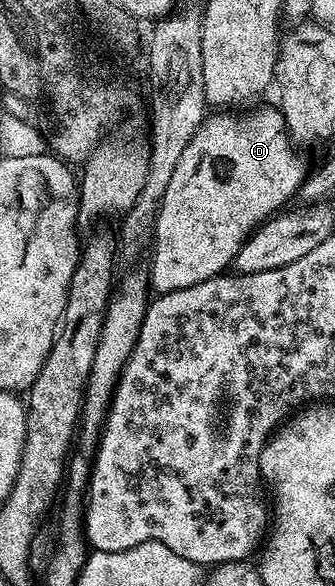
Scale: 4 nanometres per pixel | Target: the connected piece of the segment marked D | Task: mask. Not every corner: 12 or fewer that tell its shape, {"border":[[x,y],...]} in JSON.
{"border":[[277,107],[206,116],[151,238],[154,294],[224,274],[307,168]]}

